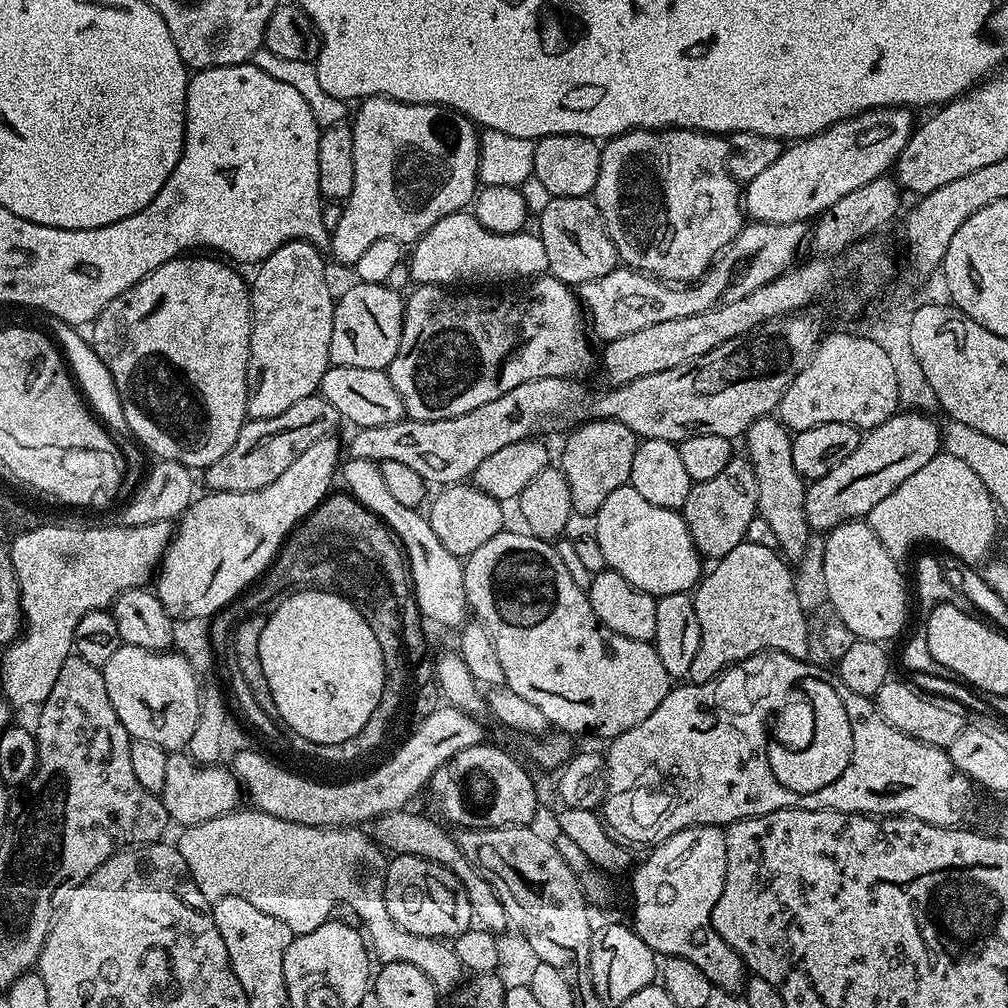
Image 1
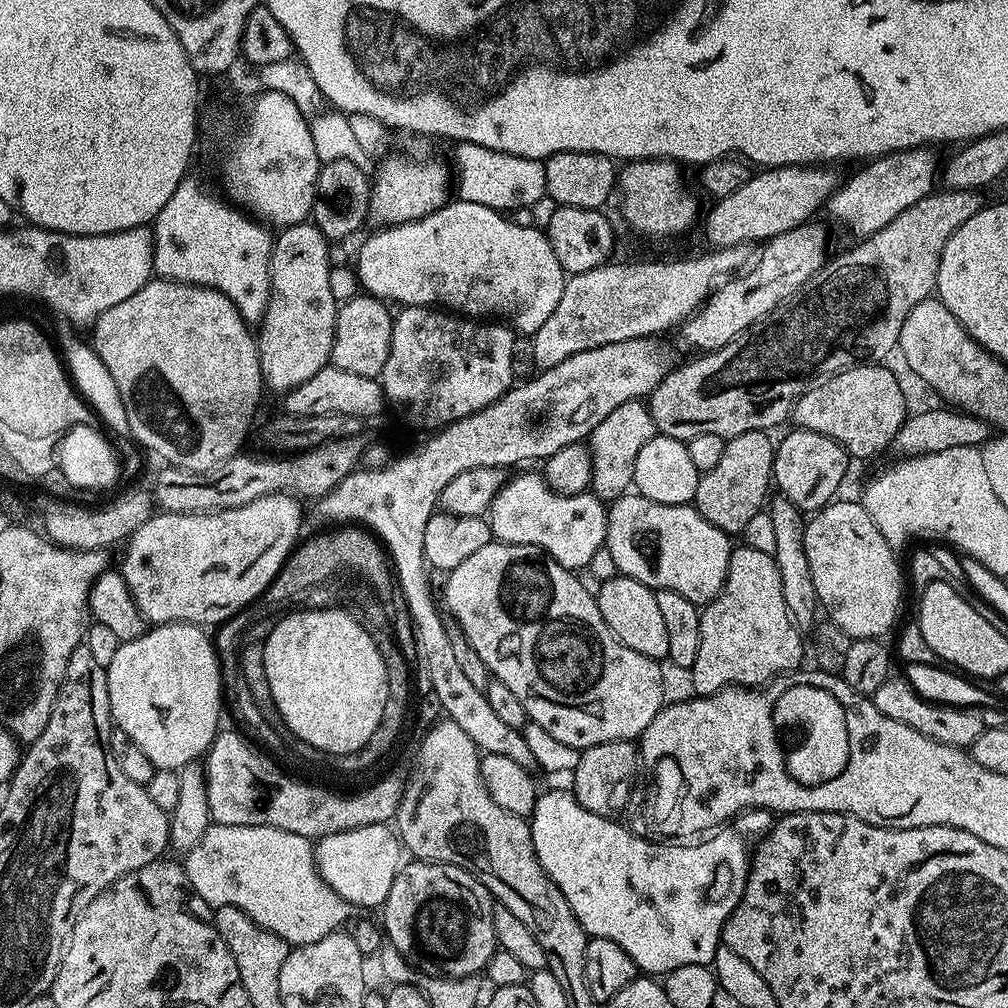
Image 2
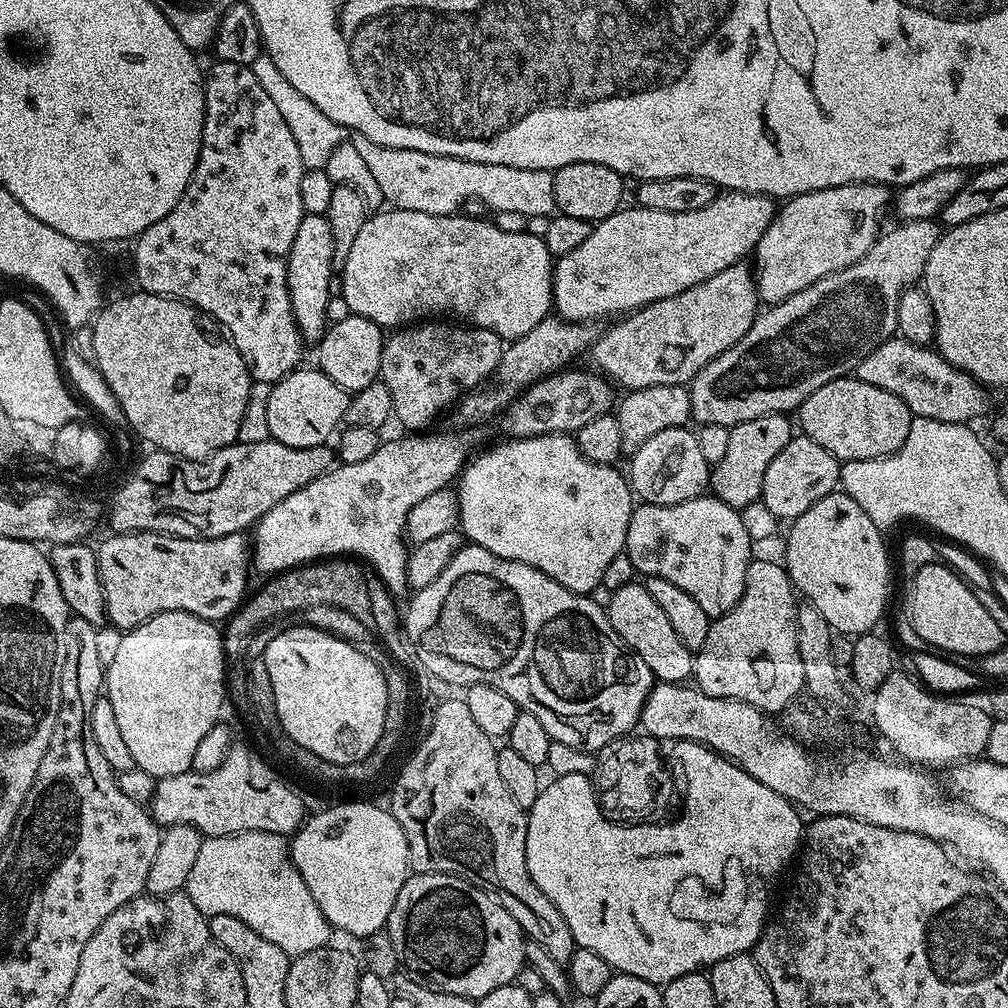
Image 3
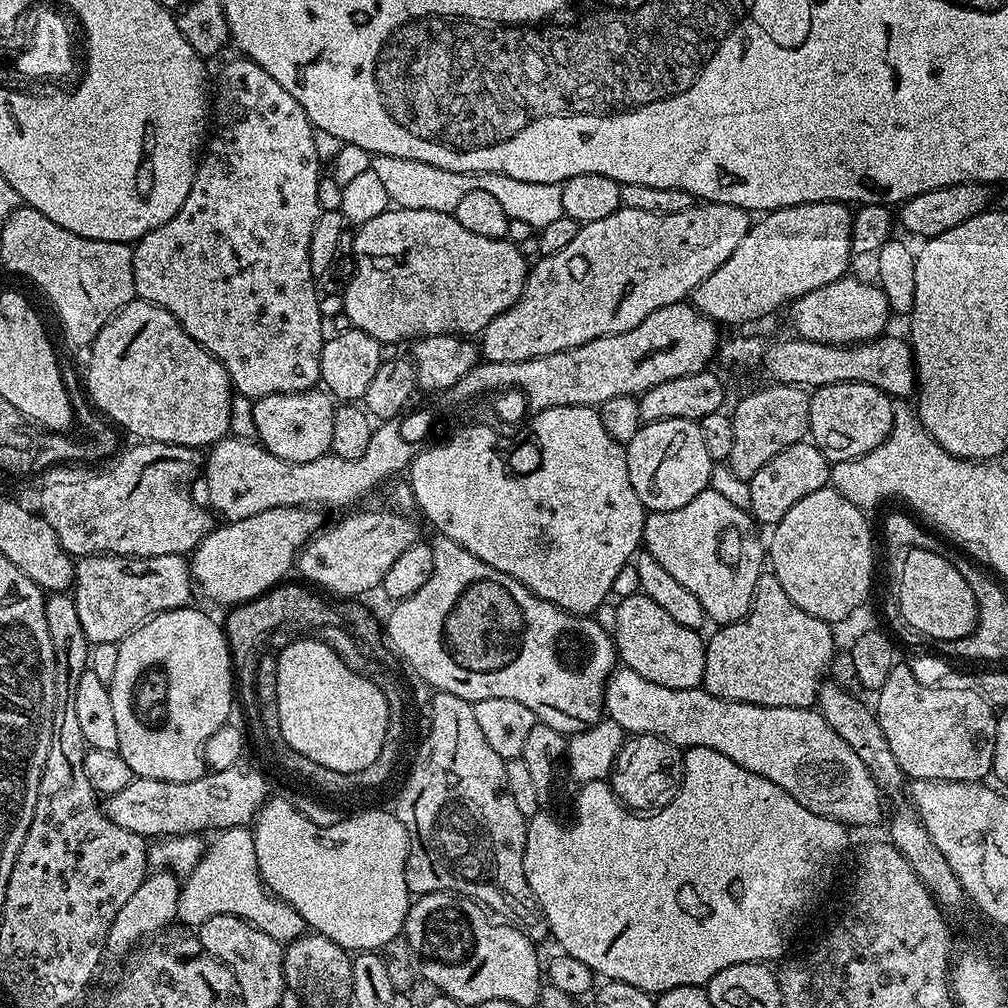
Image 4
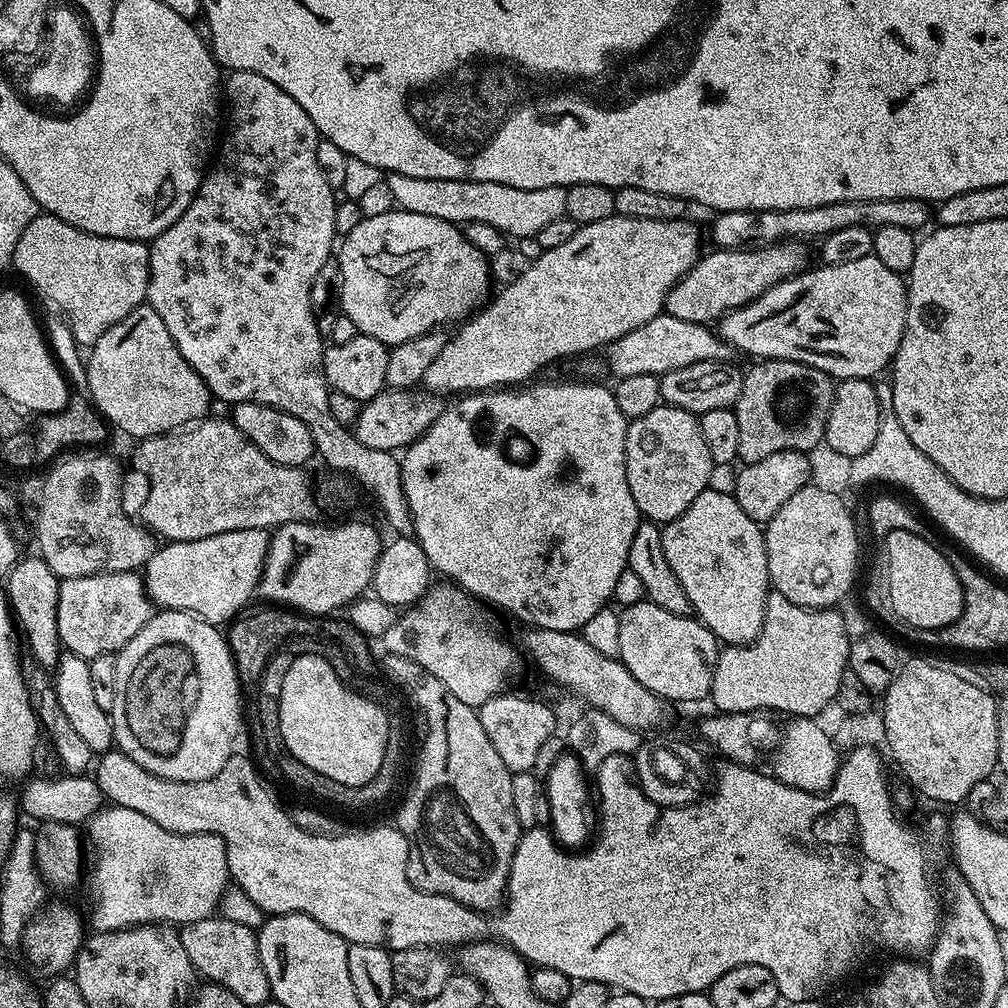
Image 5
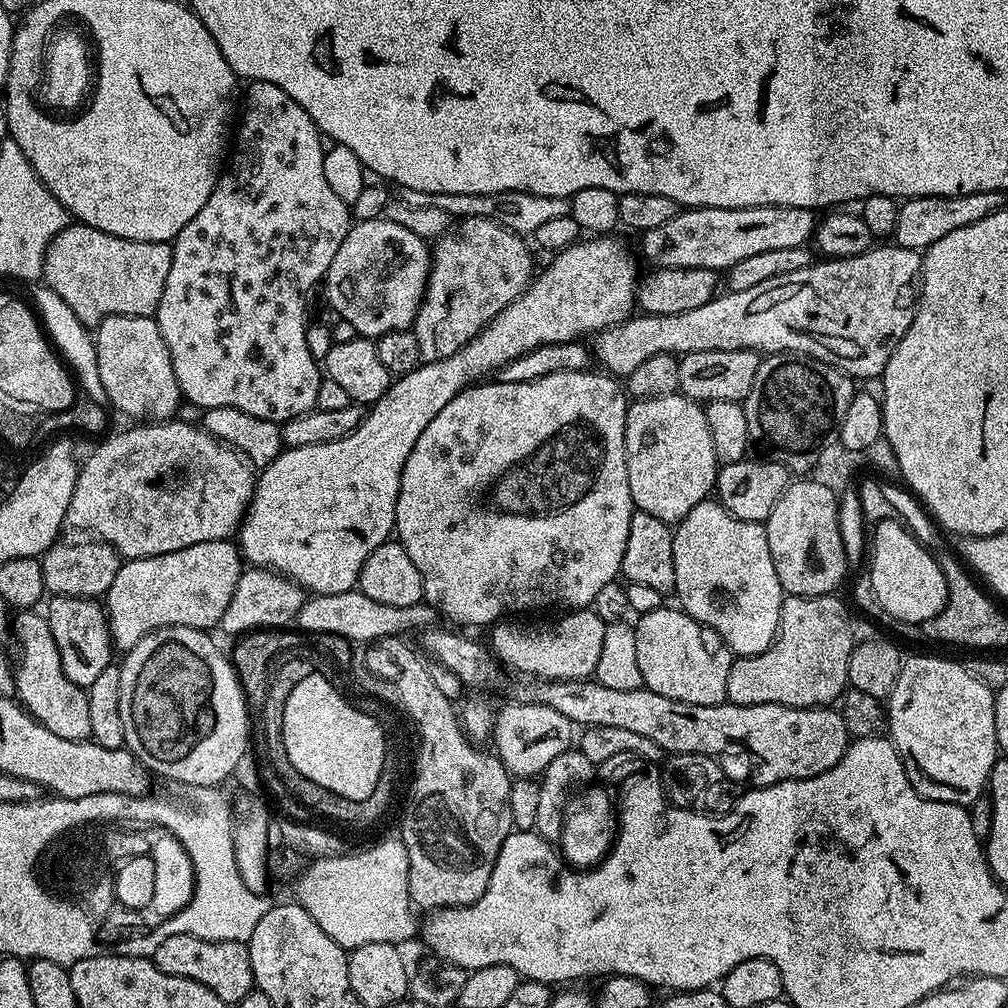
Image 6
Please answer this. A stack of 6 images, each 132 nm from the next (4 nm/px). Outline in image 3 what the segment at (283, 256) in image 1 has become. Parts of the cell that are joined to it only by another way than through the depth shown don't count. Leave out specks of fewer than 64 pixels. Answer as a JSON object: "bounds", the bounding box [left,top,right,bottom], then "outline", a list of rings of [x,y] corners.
{"bounds":[288,212,334,342],"outline":[[[309,212],[298,222],[298,234],[294,234],[294,246],[290,246],[288,262],[288,289],[292,313],[300,335],[305,341],[318,342],[324,336],[324,330],[329,325],[327,318],[327,302],[332,270],[332,251],[334,238],[330,235],[330,222],[327,215],[319,216]]]}

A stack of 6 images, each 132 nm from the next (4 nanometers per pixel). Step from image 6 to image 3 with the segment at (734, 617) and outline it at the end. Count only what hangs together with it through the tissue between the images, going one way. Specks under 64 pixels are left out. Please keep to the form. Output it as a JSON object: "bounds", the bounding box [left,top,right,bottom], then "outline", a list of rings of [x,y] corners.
{"bounds":[623,494,754,618],"outline":[[[705,494],[677,504],[637,503],[626,530],[623,552],[630,558],[630,562],[634,562],[641,577],[657,576],[666,578],[666,582],[674,582],[678,590],[686,590],[686,594],[690,594],[690,598],[694,598],[694,602],[706,610],[709,618],[715,618],[725,616],[742,598],[746,570],[754,559],[752,548],[754,542],[750,534],[746,534],[746,526],[742,526],[739,511],[726,506],[726,502],[717,500],[711,494]]]}

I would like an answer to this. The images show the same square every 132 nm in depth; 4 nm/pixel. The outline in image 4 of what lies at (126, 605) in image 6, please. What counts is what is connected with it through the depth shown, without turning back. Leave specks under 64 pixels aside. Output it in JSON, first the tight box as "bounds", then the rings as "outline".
{"bounds":[190,507,321,606],"outline":[[[315,507],[310,508],[275,508],[274,510],[262,510],[262,514],[254,514],[250,518],[224,522],[213,527],[205,536],[204,541],[191,553],[190,571],[192,579],[212,600],[220,604],[235,606],[243,604],[246,600],[252,600],[255,596],[261,596],[269,588],[275,588],[285,579],[288,571],[293,571],[296,557],[300,555],[300,549],[321,531],[321,513]]]}

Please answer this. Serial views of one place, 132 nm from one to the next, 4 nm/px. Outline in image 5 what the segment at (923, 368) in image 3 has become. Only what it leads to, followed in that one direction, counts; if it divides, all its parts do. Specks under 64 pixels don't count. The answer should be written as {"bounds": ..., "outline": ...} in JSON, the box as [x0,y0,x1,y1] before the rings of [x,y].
{"bounds":[602,314,734,378],"outline":[[[661,314],[638,326],[638,330],[630,330],[622,334],[622,338],[605,344],[602,349],[604,364],[612,378],[630,378],[630,374],[654,374],[661,377],[670,370],[694,366],[694,362],[731,361],[731,356],[734,356],[732,345],[723,340],[719,331],[712,329],[711,332],[710,329],[708,324],[682,322],[682,318]]]}

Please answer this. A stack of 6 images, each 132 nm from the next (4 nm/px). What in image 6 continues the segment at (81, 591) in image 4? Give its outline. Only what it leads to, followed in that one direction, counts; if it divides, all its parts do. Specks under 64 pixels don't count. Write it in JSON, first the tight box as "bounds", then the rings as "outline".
{"bounds":[47,596,113,690],"outline":[[[52,596],[47,601],[48,625],[50,634],[54,634],[54,642],[58,646],[58,654],[62,658],[62,670],[70,682],[87,690],[102,670],[113,663],[112,633],[108,631],[108,618],[103,607],[100,608],[95,599],[82,596]]]}

